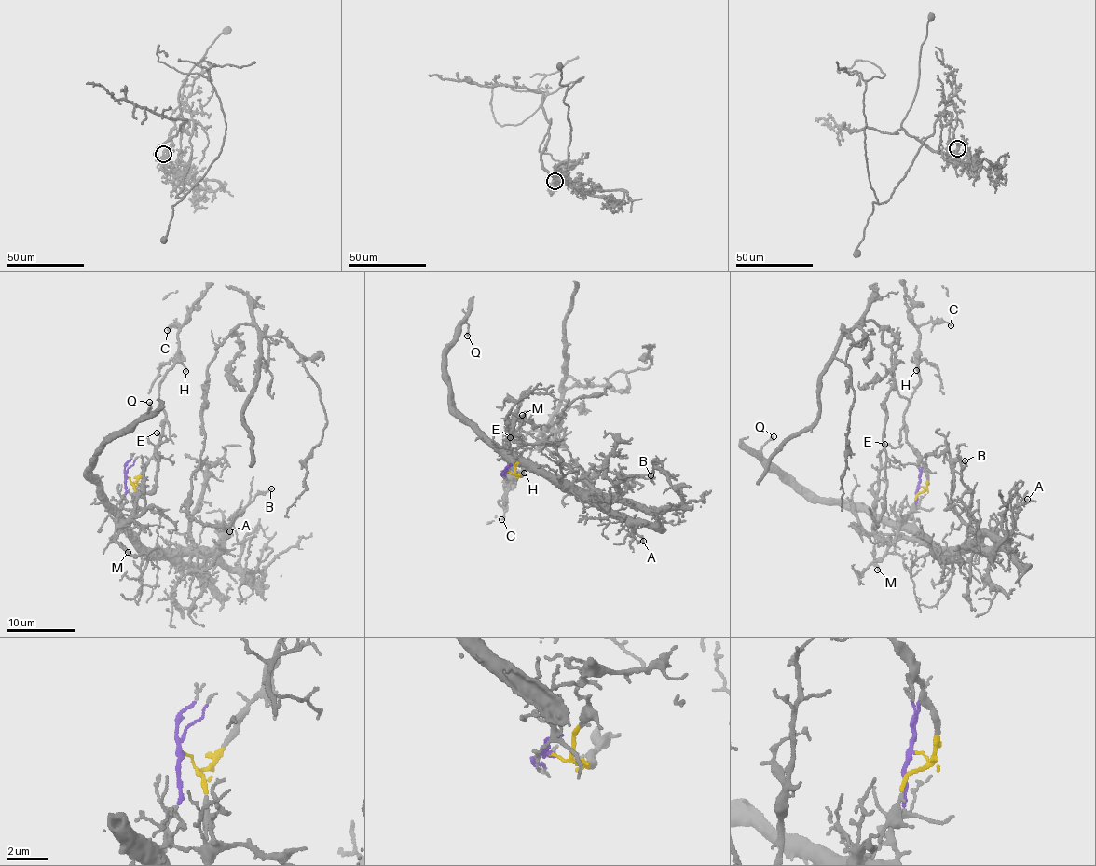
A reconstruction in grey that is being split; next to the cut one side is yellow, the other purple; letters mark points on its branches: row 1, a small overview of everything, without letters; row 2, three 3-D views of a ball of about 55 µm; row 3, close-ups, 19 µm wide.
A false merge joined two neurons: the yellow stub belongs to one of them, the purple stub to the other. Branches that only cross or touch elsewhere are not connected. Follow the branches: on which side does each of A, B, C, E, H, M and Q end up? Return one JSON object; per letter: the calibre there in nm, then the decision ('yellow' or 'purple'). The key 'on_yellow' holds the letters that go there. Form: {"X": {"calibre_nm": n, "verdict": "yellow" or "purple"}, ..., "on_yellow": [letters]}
{"A": {"calibre_nm": 130, "verdict": "purple"}, "B": {"calibre_nm": 110, "verdict": "purple"}, "C": {"calibre_nm": 110, "verdict": "yellow"}, "E": {"calibre_nm": 70, "verdict": "purple"}, "H": {"calibre_nm": 130, "verdict": "yellow"}, "M": {"calibre_nm": 140, "verdict": "purple"}, "Q": {"calibre_nm": 170, "verdict": "purple"}, "on_yellow": ["C", "H"]}

